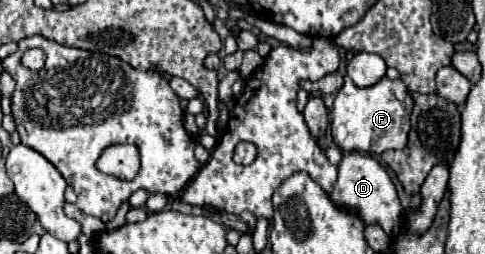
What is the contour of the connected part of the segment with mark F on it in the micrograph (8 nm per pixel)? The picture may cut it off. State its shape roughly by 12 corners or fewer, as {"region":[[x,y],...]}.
{"region":[[382,77],[350,79],[334,97],[330,131],[344,153],[406,147],[412,99]]}

